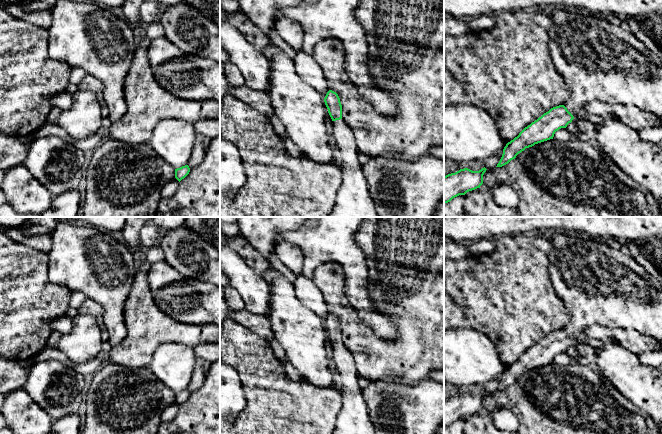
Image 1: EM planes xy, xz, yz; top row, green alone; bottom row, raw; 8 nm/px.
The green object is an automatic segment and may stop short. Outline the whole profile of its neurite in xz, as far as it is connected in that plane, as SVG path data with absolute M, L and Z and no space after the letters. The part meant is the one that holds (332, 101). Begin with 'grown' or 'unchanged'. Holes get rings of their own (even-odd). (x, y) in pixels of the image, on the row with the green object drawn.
grown | M329 90L324 102L333 121L333 136L342 155L342 183L329 217L379 217L358 159L354 134L342 119L340 98L336 92Z

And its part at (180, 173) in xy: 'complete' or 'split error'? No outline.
complete

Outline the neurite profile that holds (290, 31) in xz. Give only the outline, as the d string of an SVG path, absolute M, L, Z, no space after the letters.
M283 16L276 20L274 29L293 50L302 49L303 29L298 22Z

